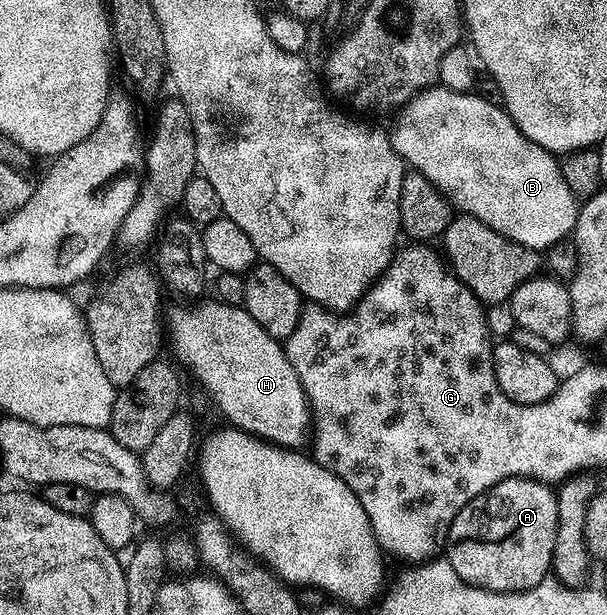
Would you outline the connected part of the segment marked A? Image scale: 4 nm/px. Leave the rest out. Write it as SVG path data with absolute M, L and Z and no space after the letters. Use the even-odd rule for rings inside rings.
M510 476L473 498L453 518L445 559L473 586L490 592L524 592L548 579L556 534L555 492L542 480Z

